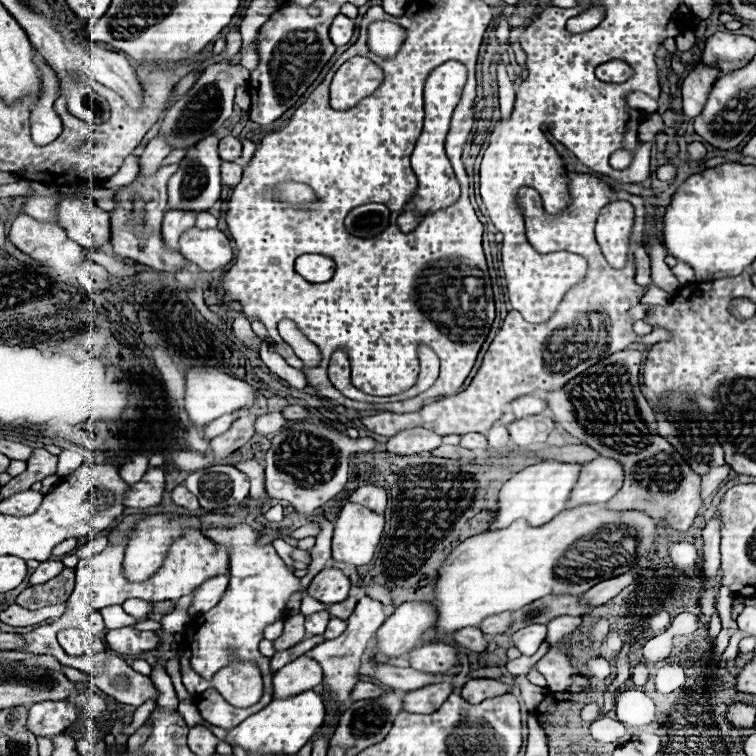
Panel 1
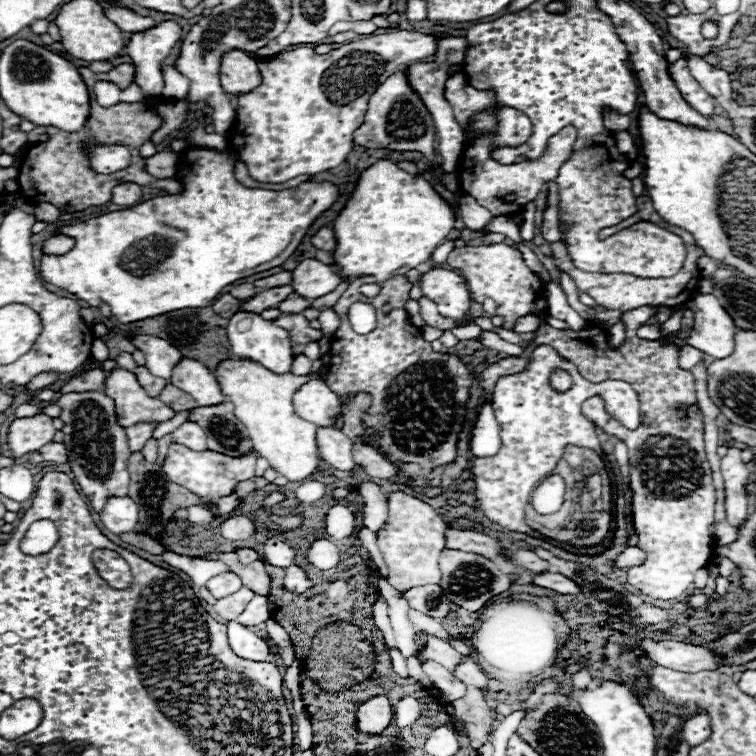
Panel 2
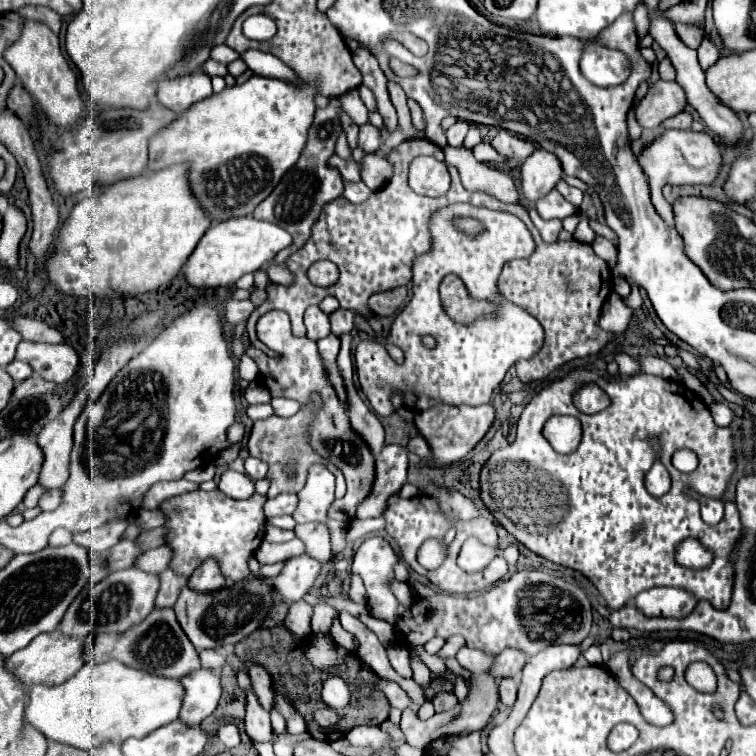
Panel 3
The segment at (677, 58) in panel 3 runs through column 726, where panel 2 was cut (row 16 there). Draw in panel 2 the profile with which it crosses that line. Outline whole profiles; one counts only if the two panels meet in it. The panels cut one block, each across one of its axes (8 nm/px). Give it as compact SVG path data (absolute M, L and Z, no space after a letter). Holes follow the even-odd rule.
M110 8L110 10L106 10L106 16L114 24L118 24L118 28L122 32L130 32L130 34L144 32L144 30L150 30L156 26L156 20L146 18L146 16L138 16L136 12L126 10L126 8Z

